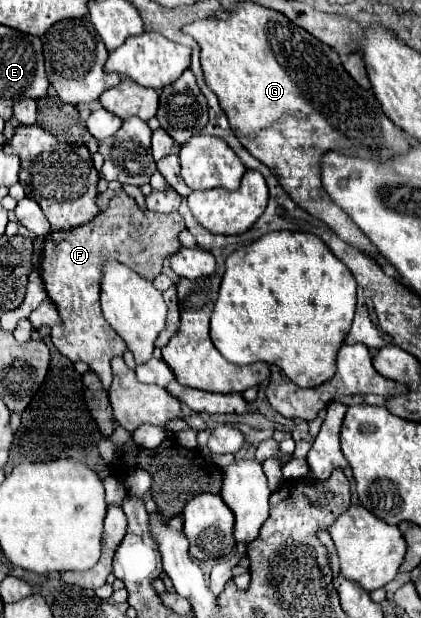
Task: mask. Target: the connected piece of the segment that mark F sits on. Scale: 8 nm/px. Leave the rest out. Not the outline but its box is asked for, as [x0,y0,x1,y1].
[41,191,185,391]

